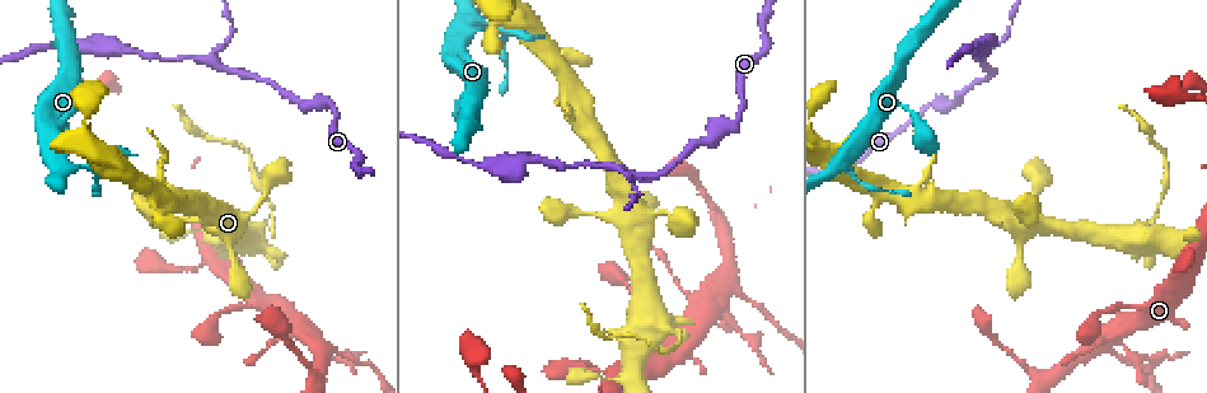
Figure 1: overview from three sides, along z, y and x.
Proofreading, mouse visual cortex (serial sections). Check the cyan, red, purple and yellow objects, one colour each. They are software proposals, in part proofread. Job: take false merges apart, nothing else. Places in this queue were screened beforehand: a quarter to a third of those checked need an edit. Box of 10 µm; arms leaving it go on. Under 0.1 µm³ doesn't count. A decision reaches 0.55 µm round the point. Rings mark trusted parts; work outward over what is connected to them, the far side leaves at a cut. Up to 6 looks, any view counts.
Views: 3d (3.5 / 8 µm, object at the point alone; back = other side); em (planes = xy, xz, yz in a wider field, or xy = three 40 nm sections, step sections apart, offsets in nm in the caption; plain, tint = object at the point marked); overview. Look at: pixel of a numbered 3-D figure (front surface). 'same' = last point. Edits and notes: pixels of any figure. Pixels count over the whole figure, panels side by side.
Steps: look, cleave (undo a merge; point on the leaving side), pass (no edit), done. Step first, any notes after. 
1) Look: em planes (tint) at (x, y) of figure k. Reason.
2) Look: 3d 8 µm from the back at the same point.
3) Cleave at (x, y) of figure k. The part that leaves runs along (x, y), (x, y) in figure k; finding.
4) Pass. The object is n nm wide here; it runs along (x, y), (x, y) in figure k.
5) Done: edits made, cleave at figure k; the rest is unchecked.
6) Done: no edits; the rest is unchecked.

Look: 3d 3.5 µm at (312, 336) of figure 1. Thin neck.

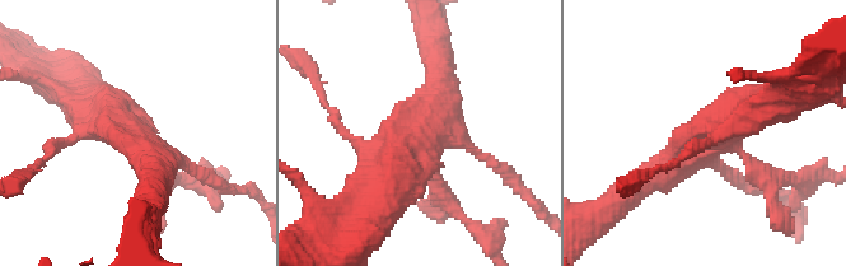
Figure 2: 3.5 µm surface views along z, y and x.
Look: em planes (tint) at (132, 135) of figure 2. 4 arms meet here; the arms are 200, 200, 450, 500 nm wide.

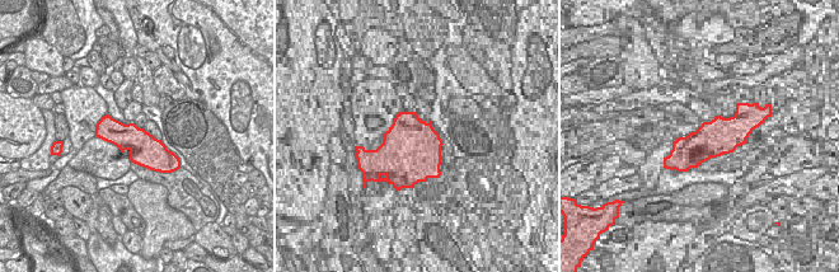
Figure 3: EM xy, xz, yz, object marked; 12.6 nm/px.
Pass. It runs along (777, 102), (732, 113), (653, 177) in figure 2; continuous, no second cell.

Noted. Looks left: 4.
Look: em planes (tint) at (664, 326) of figure 1. Thin neck.

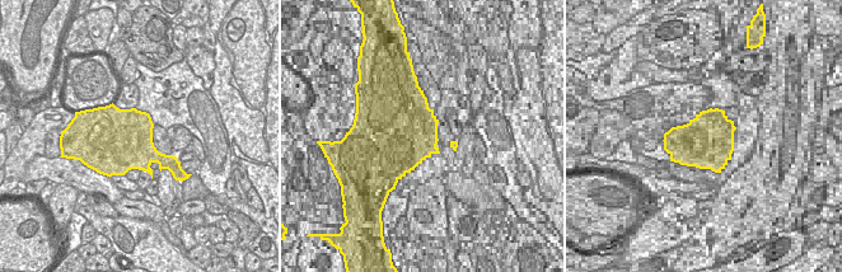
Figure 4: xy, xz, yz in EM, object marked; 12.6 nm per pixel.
Look: 3d 3.5 µm at the same point. Wider look.

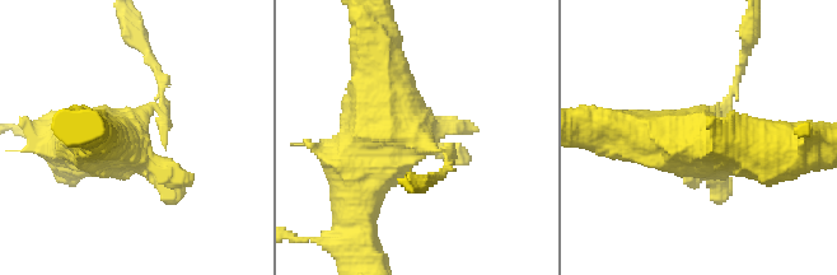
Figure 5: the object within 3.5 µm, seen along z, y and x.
Cleave at (153, 63) of figure 5. The part that leaves runs along (155, 111), (163, 84), (132, 26) in figure 5; a second cell is stuck on.

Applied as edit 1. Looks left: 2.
Done: edits made, cleave at figure 5; the rest is unchecked.

